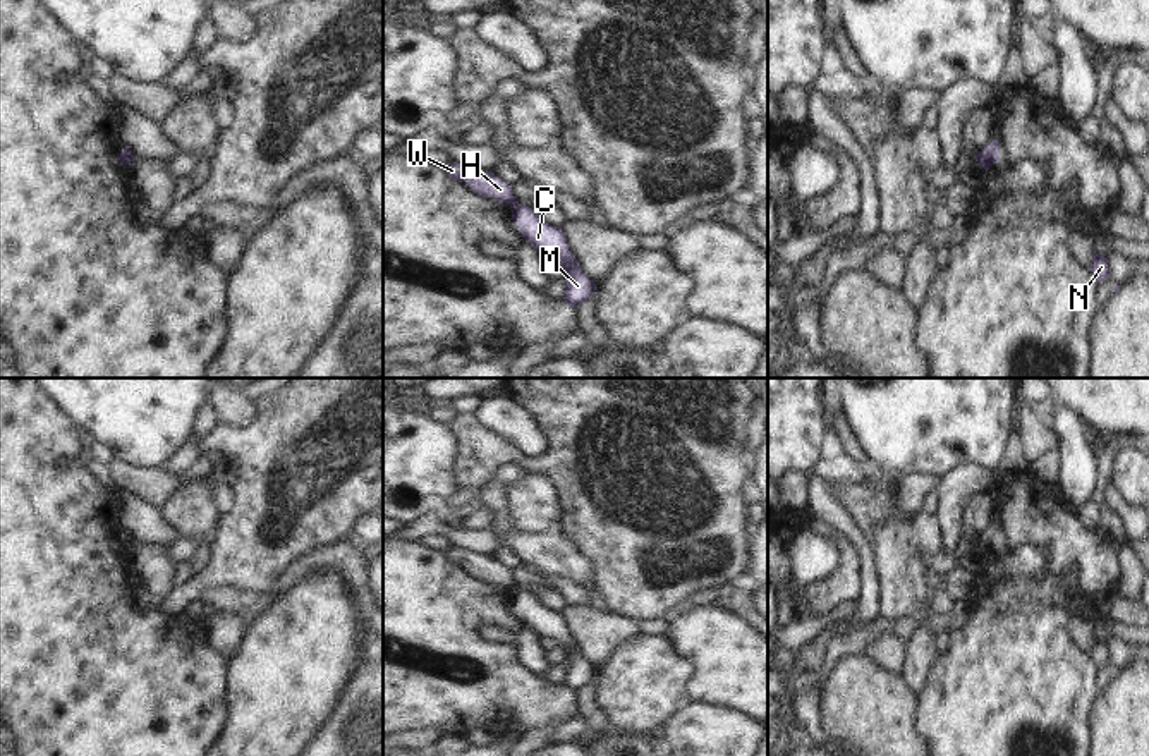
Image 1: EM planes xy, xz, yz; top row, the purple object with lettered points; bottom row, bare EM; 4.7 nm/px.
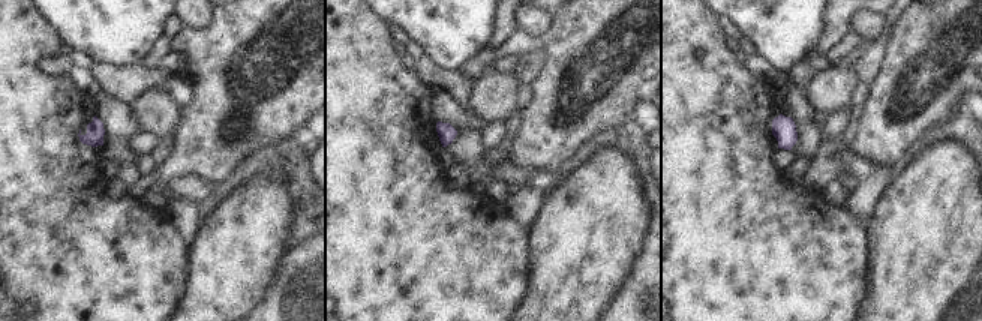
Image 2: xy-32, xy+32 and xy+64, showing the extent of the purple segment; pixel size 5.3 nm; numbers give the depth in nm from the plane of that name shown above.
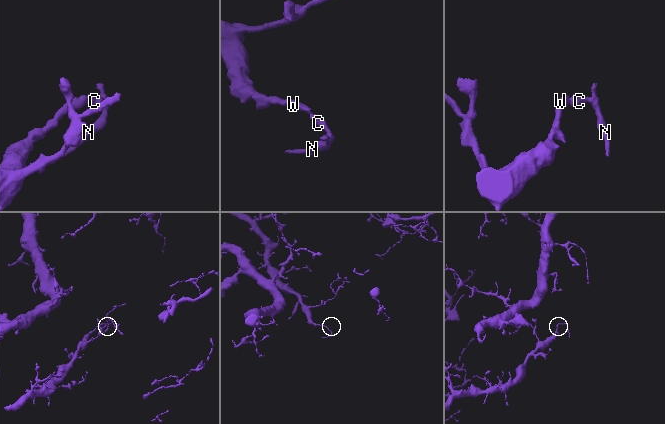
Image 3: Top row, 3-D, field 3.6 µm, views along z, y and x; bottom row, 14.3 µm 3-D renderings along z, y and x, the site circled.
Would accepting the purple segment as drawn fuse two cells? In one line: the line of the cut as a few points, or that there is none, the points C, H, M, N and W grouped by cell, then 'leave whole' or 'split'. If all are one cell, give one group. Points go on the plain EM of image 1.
cut yz (979, 536), (976, 545); groups C M N / H W; split

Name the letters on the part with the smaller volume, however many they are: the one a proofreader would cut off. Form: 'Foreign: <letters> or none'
Foreign: C, M, N

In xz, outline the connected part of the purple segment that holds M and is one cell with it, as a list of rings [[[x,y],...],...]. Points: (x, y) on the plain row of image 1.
[[[514,589],[512,605],[522,624],[539,636],[548,636],[556,648],[565,651],[565,682],[568,691],[584,689],[594,677],[596,668],[581,655],[562,612],[544,608],[529,591]]]

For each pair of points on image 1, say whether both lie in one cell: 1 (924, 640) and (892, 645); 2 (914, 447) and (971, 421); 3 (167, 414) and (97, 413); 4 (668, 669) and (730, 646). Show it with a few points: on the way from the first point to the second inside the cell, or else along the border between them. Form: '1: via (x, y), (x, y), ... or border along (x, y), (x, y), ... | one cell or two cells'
1: border along (907, 645), (902, 672) | two cells
2: via (928, 433), (940, 421), (957, 421) | one cell
3: via (150, 413), (114, 413) | one cell
4: border along (665, 636), (670, 648), (691, 669), (686, 700) | two cells

